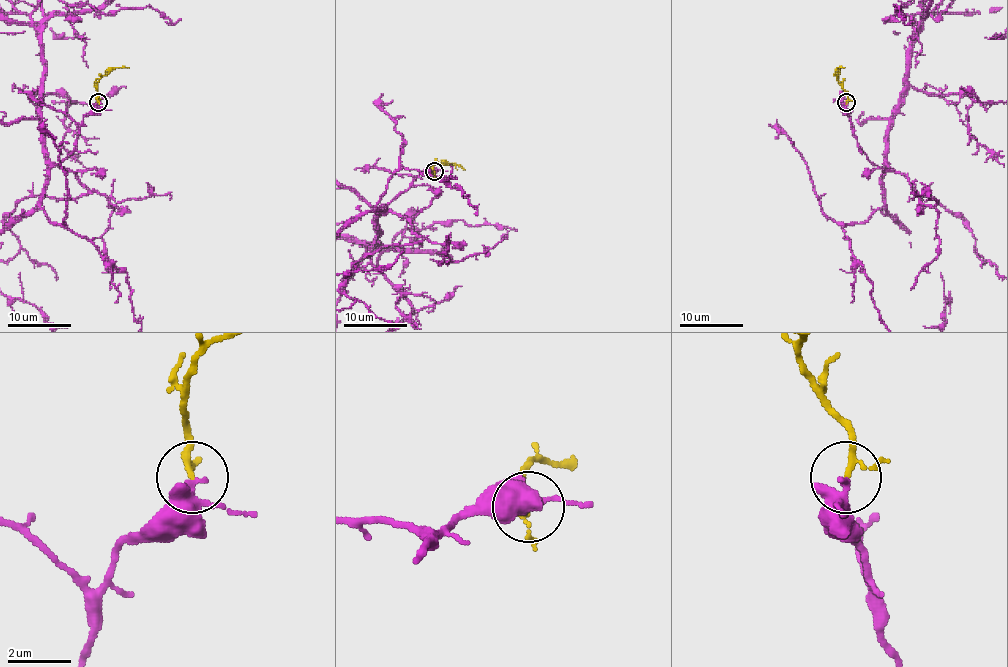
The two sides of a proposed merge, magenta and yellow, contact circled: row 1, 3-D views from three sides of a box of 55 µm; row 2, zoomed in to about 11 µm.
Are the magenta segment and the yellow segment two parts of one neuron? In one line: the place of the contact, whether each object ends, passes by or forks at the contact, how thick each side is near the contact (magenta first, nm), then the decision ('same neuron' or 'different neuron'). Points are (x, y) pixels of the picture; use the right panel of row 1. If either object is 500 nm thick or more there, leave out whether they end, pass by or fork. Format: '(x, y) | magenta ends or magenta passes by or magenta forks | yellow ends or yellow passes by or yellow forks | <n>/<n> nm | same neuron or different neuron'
(846, 102) | magenta forks | yellow passes by | 260/150 nm | same neuron

